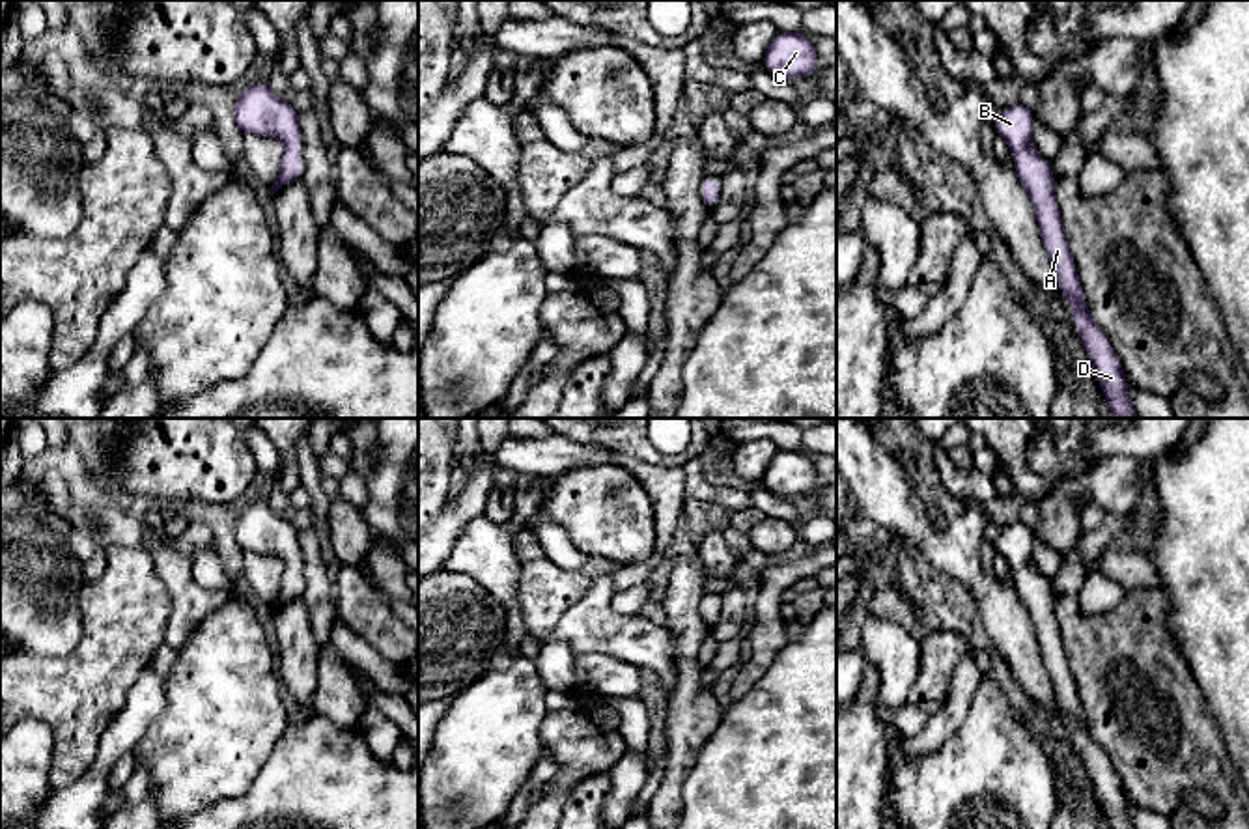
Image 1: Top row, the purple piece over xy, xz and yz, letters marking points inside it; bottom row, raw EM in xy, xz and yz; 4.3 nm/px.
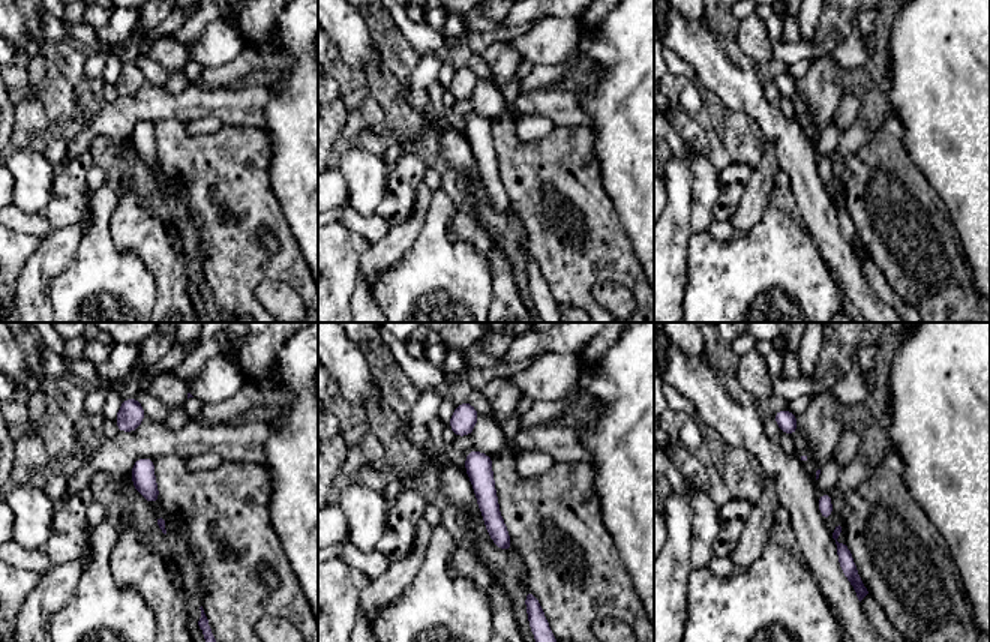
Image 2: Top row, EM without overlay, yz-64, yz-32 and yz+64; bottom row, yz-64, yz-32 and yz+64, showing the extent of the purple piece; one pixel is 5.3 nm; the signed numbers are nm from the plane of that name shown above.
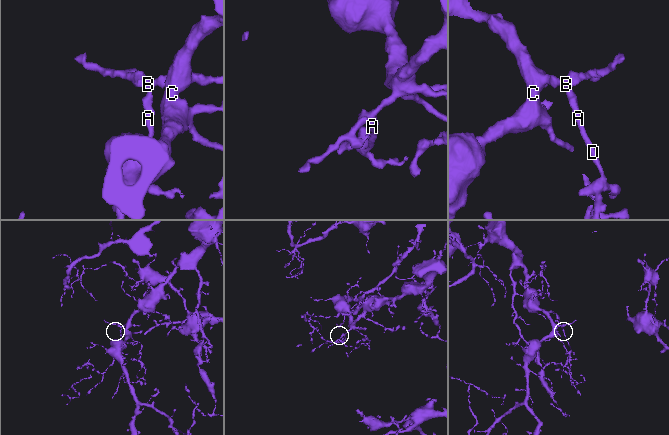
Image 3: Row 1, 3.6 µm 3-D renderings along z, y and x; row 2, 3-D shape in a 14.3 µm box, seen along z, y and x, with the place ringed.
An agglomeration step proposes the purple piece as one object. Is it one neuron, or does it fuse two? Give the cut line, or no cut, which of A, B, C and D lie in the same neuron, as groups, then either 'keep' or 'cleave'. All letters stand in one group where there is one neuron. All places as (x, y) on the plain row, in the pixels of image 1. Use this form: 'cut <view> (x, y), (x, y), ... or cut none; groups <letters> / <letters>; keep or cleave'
cut none; groups A B C D; keep

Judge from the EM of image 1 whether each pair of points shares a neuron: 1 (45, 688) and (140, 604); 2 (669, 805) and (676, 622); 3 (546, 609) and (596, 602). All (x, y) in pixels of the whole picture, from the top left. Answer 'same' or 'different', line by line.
1: same
2: same
3: different

